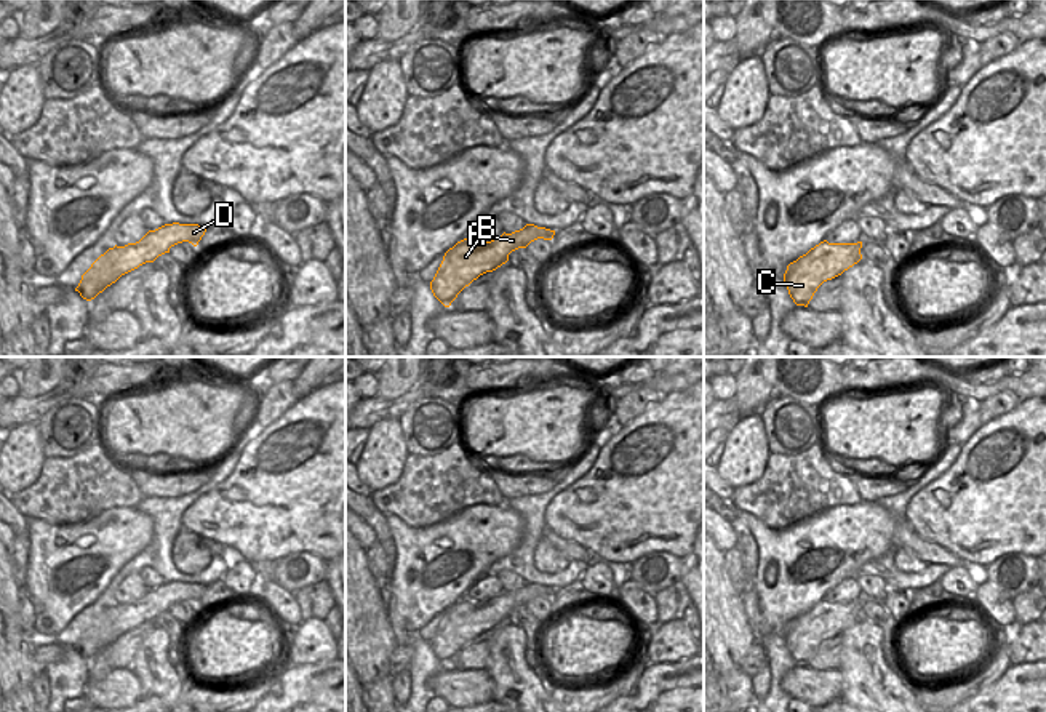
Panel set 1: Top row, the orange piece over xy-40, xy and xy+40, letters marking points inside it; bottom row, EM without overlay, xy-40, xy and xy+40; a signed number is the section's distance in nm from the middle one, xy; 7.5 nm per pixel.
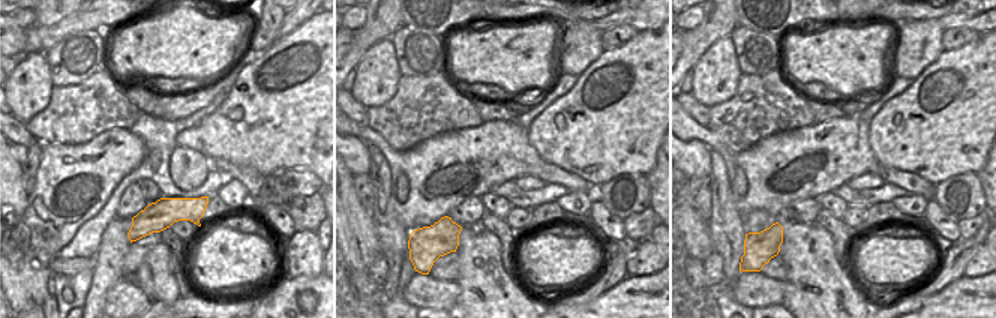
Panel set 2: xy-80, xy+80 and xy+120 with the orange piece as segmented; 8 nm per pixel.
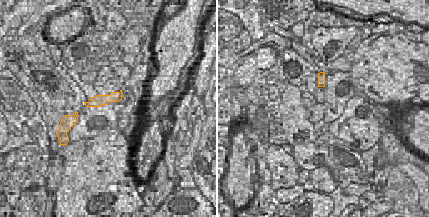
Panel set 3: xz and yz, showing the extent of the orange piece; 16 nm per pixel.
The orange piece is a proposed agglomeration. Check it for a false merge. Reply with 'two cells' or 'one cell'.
one cell

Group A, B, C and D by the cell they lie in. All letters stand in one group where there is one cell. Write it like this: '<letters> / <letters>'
A B C D

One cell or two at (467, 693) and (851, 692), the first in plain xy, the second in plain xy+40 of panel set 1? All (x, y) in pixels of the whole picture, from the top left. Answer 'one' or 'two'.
two

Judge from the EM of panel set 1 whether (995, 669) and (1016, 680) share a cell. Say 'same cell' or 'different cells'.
different cells

